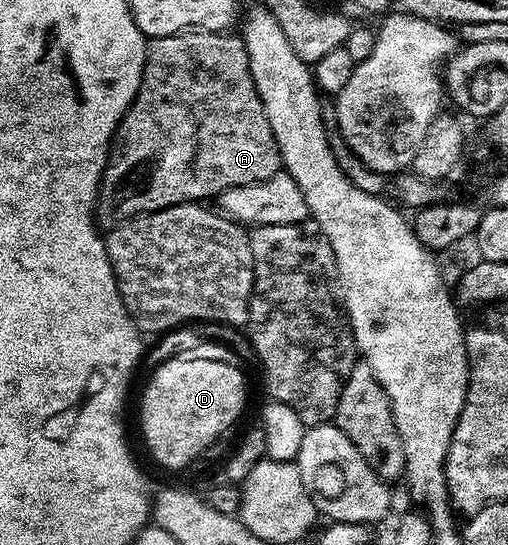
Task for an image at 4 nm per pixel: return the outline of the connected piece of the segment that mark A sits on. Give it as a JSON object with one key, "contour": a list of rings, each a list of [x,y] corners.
{"contour":[[[191,30],[177,32],[174,36],[156,36],[149,41],[146,50],[146,69],[142,71],[142,81],[138,87],[138,97],[130,103],[130,108],[122,115],[118,124],[116,143],[112,148],[112,159],[107,163],[106,173],[102,175],[102,187],[98,189],[96,220],[99,225],[113,226],[133,216],[141,216],[144,212],[164,210],[168,206],[206,202],[217,198],[224,190],[232,186],[248,186],[252,182],[264,182],[272,178],[282,168],[282,156],[276,146],[276,138],[272,134],[272,126],[268,126],[268,118],[262,112],[262,103],[254,89],[250,77],[250,55],[246,52],[246,44],[241,35],[224,32],[203,32]]]}

